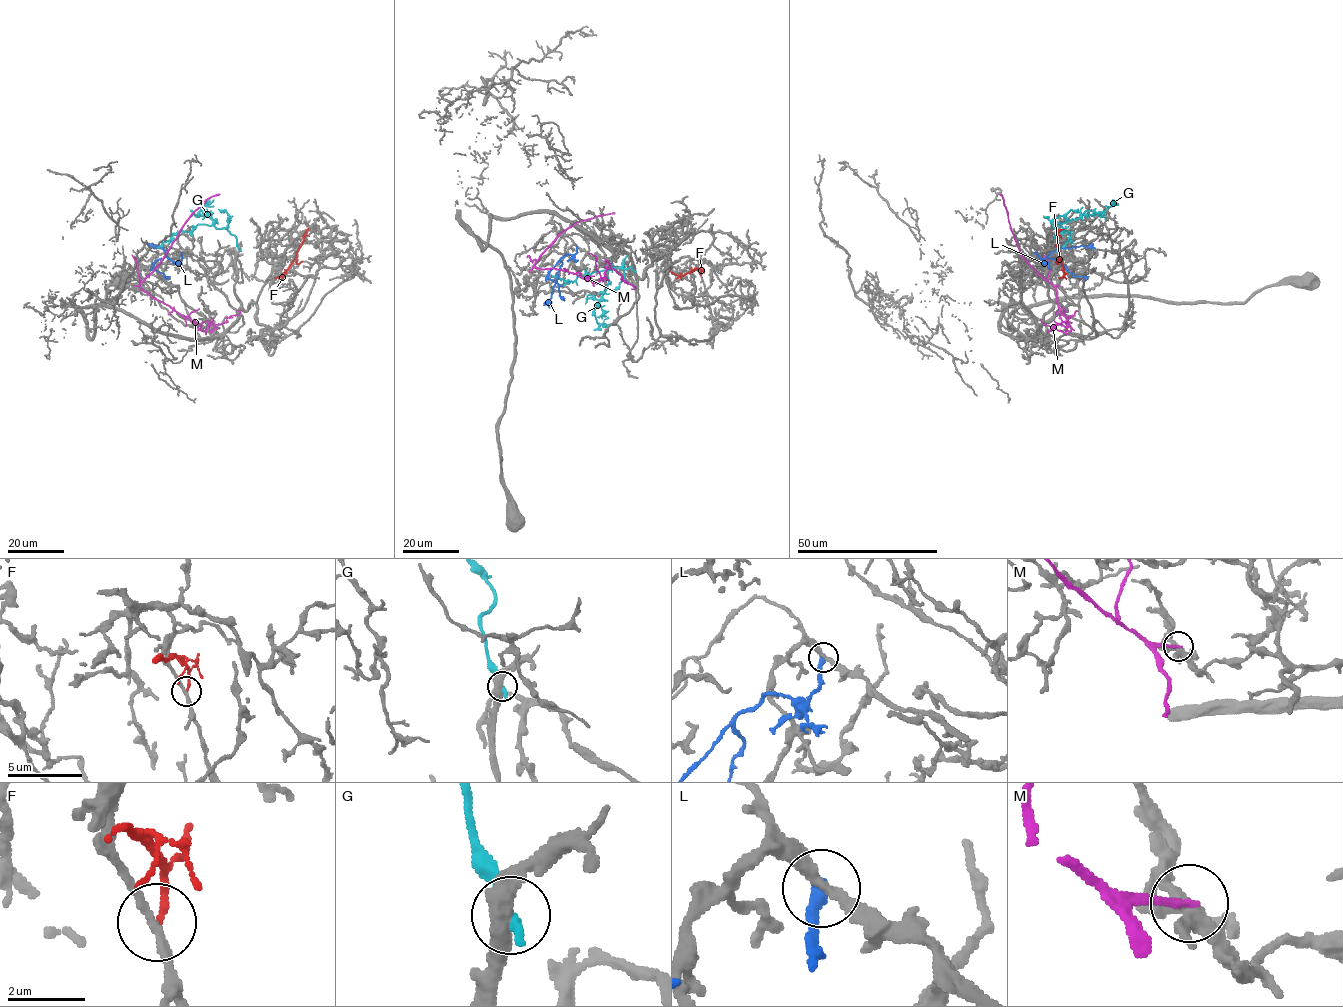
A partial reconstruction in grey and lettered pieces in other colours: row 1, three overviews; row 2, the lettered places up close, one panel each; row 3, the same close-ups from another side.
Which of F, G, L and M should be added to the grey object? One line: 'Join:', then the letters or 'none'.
Join: none

